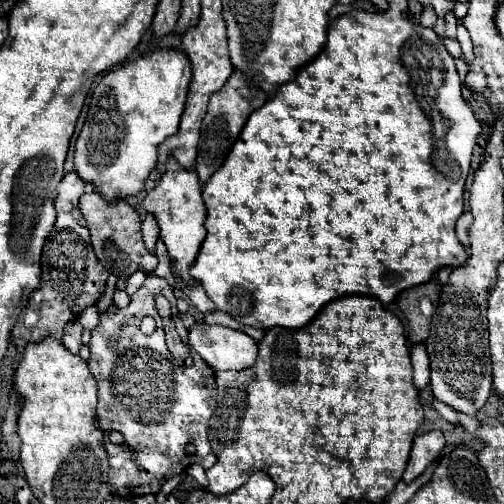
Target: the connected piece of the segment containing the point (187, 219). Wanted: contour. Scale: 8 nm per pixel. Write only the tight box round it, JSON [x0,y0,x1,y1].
[143,156,207,284]

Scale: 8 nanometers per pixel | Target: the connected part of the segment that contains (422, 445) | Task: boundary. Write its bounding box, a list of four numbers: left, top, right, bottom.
[403,430,447,484]

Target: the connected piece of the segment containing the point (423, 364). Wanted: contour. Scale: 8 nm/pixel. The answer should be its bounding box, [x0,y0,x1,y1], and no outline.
[411,344,429,388]

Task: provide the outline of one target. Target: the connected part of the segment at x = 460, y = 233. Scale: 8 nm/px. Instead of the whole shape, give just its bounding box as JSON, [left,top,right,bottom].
[457,212,473,248]

